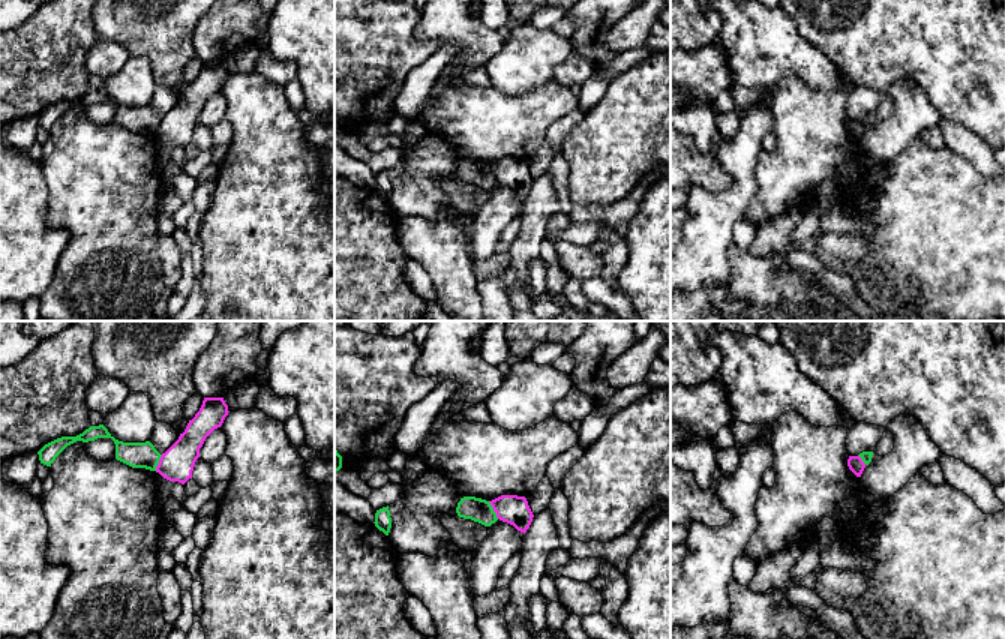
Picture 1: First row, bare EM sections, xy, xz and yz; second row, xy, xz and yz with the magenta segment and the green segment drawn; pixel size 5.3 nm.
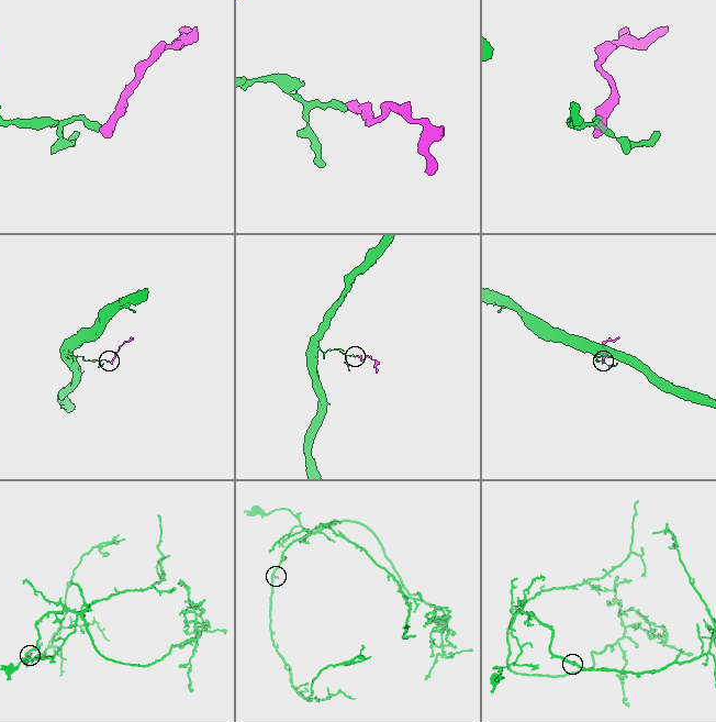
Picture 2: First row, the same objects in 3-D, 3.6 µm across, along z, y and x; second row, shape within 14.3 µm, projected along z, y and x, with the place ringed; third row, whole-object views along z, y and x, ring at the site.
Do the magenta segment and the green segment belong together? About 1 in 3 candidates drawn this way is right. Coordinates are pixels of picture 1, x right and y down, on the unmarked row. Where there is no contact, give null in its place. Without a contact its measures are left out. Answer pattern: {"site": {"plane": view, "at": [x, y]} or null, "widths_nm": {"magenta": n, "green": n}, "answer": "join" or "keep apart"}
{"site": {"plane": "xz", "at": [494, 174]}, "widths_nm": {"magenta": 160, "green": 130}, "answer": "keep apart"}

